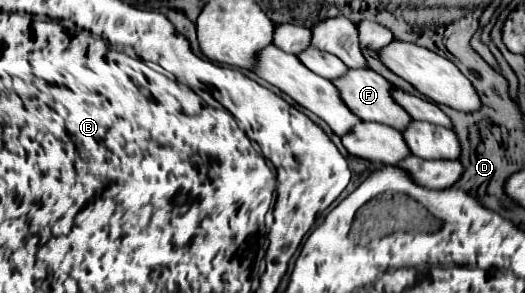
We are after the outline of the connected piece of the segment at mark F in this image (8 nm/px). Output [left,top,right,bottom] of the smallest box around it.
[332,67,410,131]

